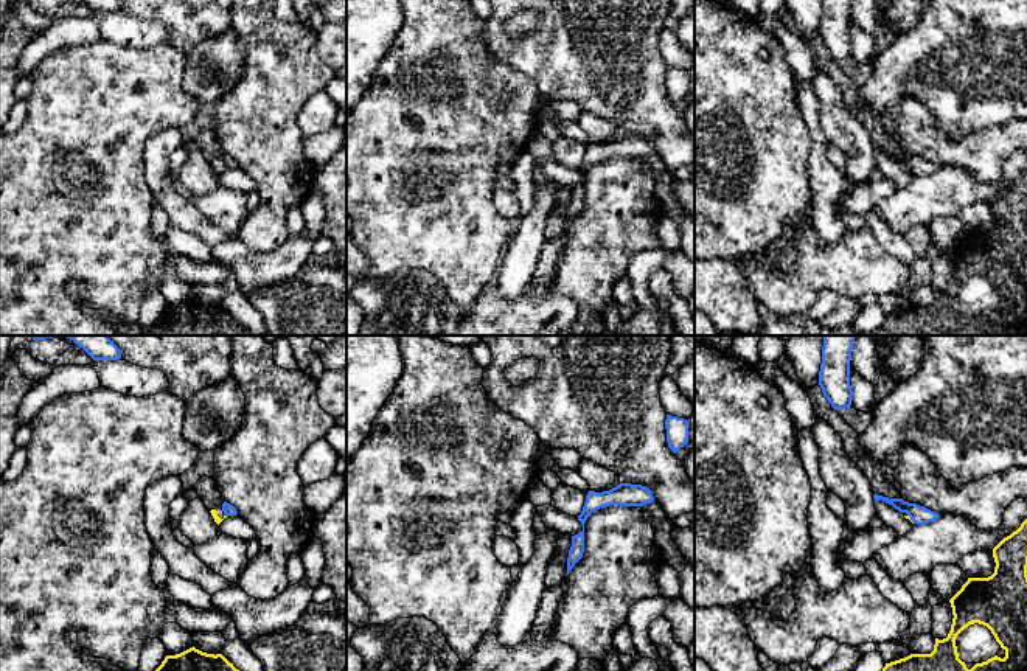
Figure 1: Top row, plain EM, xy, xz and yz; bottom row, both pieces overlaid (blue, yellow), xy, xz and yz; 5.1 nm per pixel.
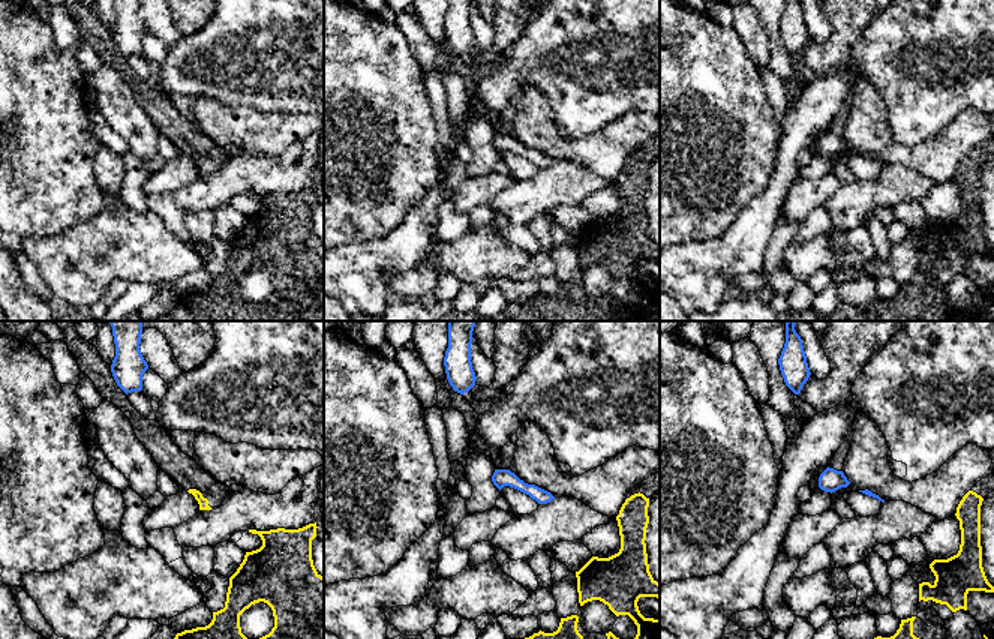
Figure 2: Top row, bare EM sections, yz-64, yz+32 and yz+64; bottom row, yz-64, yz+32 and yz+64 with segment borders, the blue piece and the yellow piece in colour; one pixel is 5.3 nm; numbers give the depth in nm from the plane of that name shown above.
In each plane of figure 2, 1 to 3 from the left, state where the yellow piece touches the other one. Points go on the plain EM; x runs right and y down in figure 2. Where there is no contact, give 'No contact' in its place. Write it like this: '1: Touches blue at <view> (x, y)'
1: No contact
2: No contact
3: No contact

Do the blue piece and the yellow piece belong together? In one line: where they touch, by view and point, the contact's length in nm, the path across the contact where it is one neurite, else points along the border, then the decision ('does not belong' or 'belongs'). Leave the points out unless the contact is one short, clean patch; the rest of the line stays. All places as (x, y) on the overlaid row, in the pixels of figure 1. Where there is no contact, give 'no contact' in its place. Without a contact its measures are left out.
contact yz (911, 519); length 60 nm; border yz (908, 514), (914, 522); does not belong

